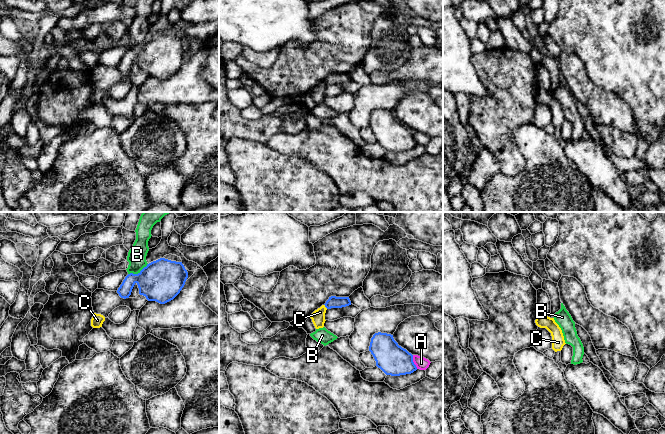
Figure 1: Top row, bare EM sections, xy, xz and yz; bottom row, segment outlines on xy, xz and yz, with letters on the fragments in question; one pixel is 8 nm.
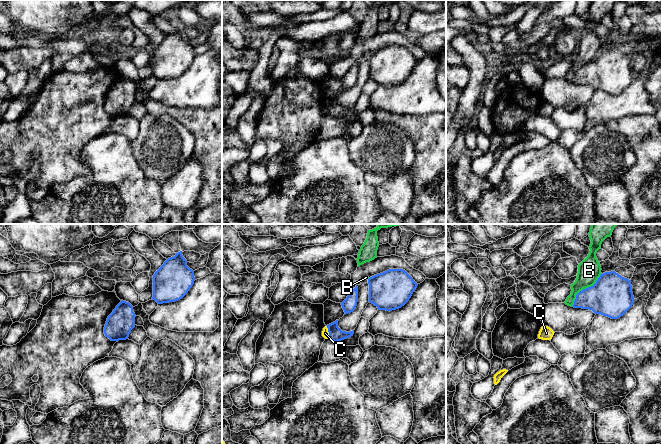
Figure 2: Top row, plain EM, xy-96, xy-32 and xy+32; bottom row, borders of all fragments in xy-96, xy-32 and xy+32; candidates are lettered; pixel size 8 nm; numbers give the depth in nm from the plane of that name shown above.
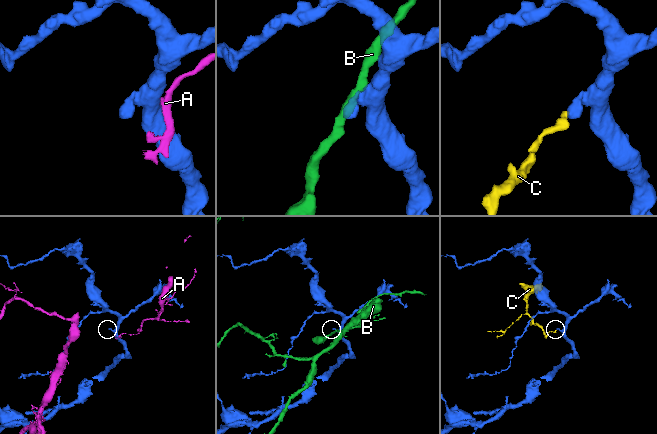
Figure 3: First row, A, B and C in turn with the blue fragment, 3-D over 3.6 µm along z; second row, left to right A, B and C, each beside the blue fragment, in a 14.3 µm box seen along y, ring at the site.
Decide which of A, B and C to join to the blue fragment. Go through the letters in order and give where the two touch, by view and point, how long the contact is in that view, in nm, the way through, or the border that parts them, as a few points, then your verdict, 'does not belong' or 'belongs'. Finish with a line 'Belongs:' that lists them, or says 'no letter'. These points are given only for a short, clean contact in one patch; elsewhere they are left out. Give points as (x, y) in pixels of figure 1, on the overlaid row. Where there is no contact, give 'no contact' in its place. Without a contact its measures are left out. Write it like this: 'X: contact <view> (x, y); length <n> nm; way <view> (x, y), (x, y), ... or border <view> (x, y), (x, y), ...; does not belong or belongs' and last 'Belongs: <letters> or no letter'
A: contact xz (413, 362); length 120 nm; does not belong
B: contact xy (138, 273); length 180 nm; does not belong
C: contact xz (325, 306); length 50 nm; border xz (324, 304), (327, 308); does not belong
Belongs: no letter

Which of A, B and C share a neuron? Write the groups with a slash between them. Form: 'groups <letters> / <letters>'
groups A / B / C

